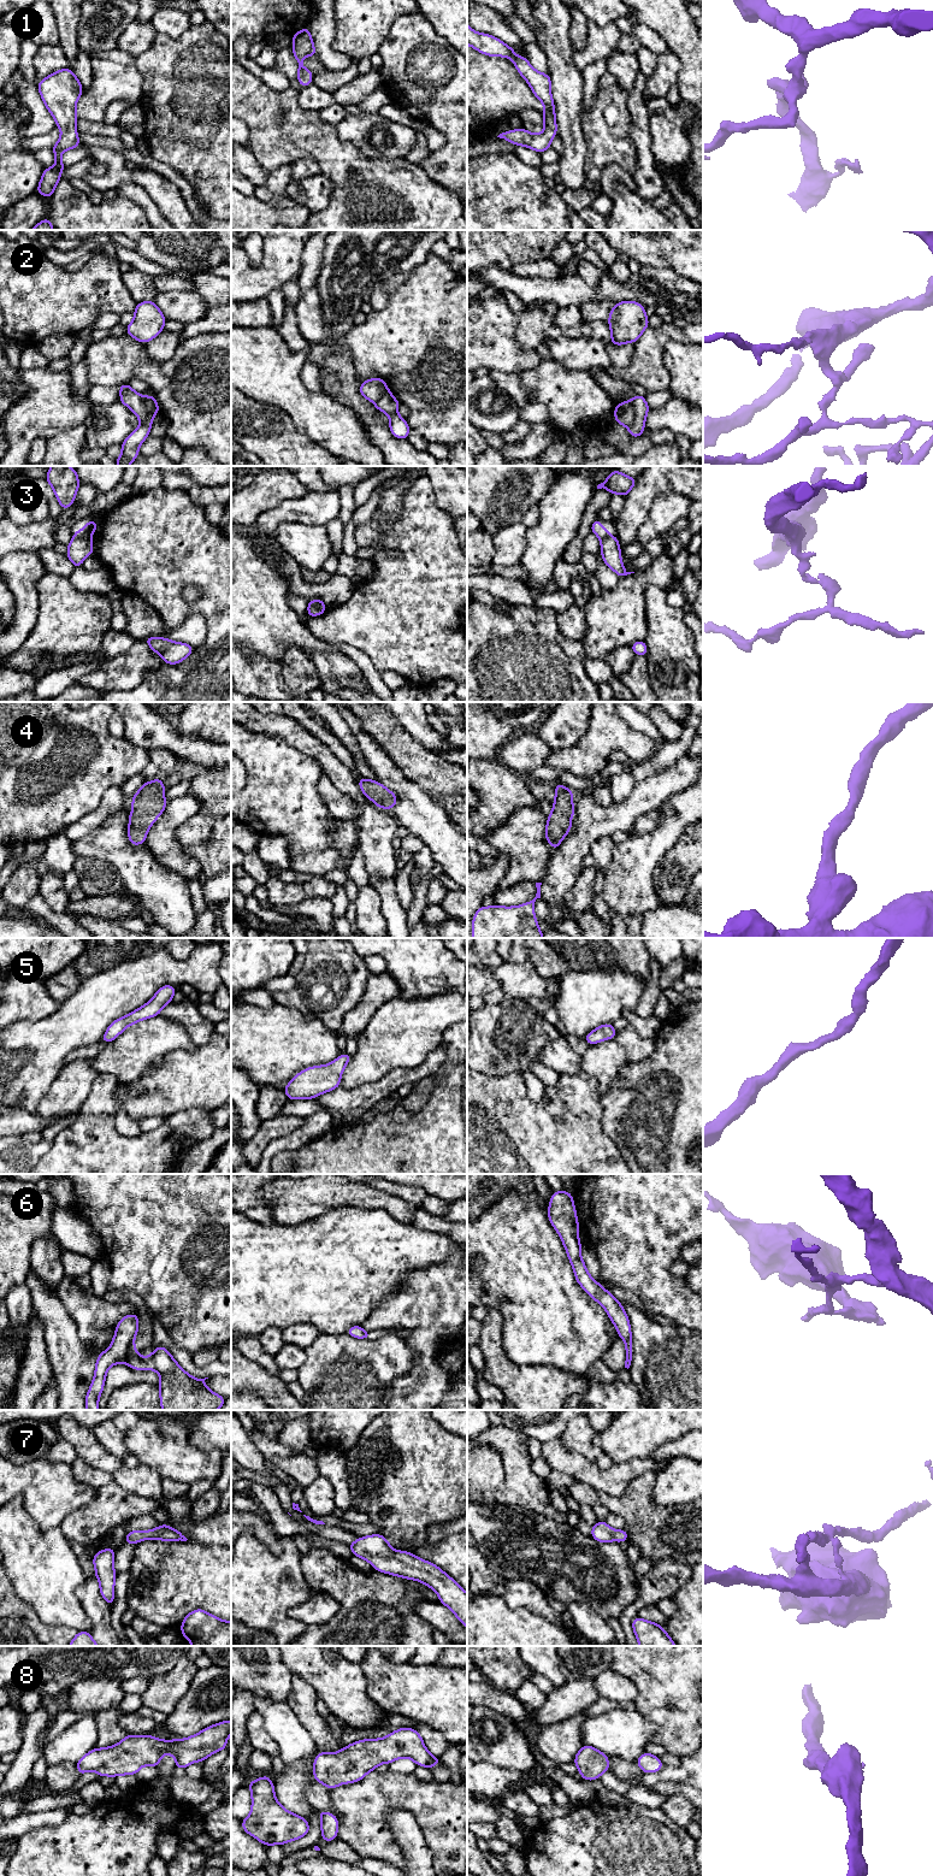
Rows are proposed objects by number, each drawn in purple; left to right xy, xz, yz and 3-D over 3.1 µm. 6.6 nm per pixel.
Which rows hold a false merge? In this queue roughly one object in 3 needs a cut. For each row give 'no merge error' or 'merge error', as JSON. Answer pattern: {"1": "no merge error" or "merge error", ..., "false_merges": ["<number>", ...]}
{"1": "no merge error", "2": "merge error", "3": "merge error", "4": "no merge error", "5": "no merge error", "6": "merge error", "7": "no merge error", "8": "no merge error", "false_merges": ["2", "3", "6"]}

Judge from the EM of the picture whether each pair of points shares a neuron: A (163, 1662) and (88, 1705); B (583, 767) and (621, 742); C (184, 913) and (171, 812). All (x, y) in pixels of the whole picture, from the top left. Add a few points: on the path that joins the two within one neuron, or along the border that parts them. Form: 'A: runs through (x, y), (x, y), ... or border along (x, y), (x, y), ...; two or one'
A: border along (93, 1677), (116, 1677), (120, 1681); two
B: runs through (592, 757), (608, 742), (612, 742); one
C: border along (155, 859), (185, 880); two

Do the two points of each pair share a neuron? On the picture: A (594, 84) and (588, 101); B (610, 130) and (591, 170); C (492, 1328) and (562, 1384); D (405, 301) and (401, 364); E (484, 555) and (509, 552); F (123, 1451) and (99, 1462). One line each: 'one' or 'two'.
A: one
B: one
C: one
D: one
E: two
F: two

